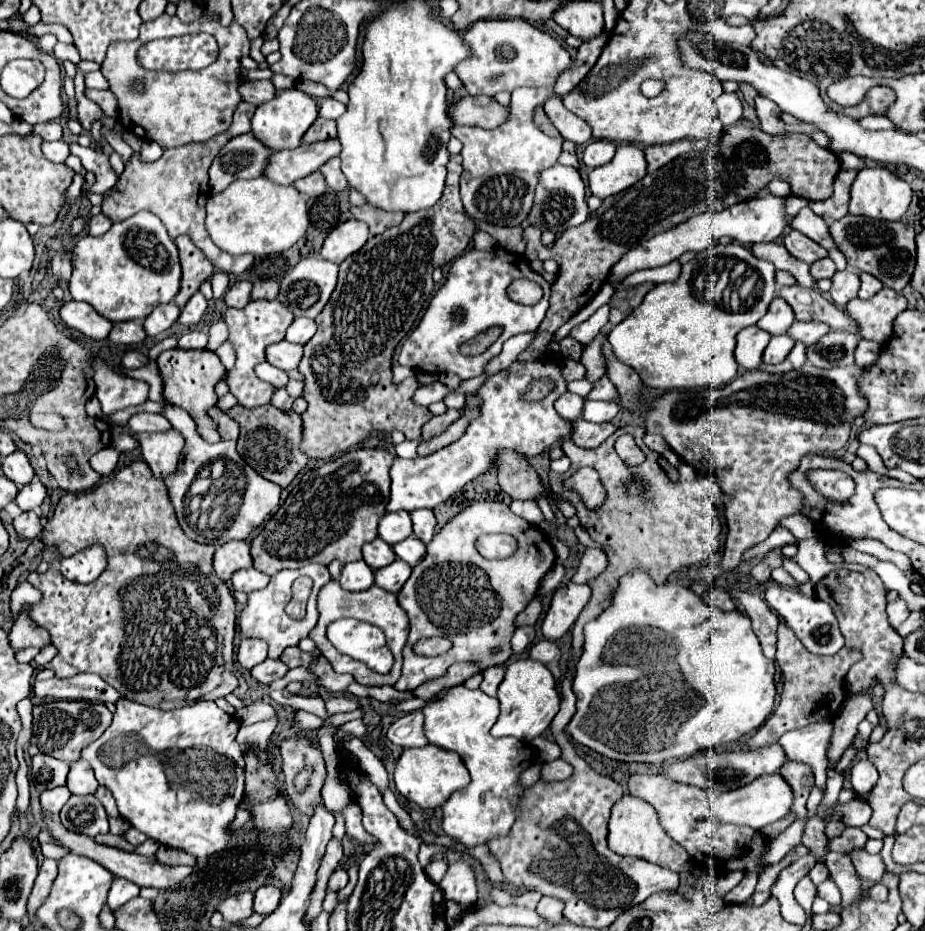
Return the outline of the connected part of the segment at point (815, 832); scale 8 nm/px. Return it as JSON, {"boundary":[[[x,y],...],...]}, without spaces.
{"boundary":[[[812,818],[806,824],[802,844],[810,850],[812,856],[824,858],[826,856],[826,846],[828,846],[828,836],[824,834],[824,822],[820,818]]]}

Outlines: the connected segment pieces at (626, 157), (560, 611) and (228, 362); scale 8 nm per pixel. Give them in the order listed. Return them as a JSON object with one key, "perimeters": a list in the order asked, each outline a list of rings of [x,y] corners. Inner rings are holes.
{"perimeters":[[[[620,144],[610,164],[594,168],[588,174],[590,192],[598,198],[614,196],[646,176],[644,148],[636,144]]],[[[566,582],[554,592],[550,610],[542,622],[542,634],[548,640],[558,640],[562,638],[572,624],[576,622],[578,614],[590,600],[590,588],[586,584],[574,584]]],[[[224,342],[224,344],[216,350],[216,354],[218,354],[220,362],[226,366],[226,370],[230,370],[230,368],[232,368],[232,364],[234,364],[234,352],[232,352],[230,342]]]]}

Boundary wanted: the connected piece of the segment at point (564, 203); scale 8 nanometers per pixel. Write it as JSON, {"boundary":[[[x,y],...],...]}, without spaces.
{"boundary":[[[554,164],[552,168],[546,168],[540,176],[528,222],[534,228],[540,228],[542,232],[550,230],[556,236],[560,236],[564,230],[582,224],[588,216],[590,216],[590,210],[586,204],[586,186],[580,178],[578,168],[566,168],[562,164]]]}

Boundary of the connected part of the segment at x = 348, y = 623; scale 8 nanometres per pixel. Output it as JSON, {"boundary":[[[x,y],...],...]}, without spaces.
{"boundary":[[[351,618],[332,622],[327,628],[327,638],[342,654],[368,664],[372,672],[386,674],[394,664],[384,634],[366,622]]]}

